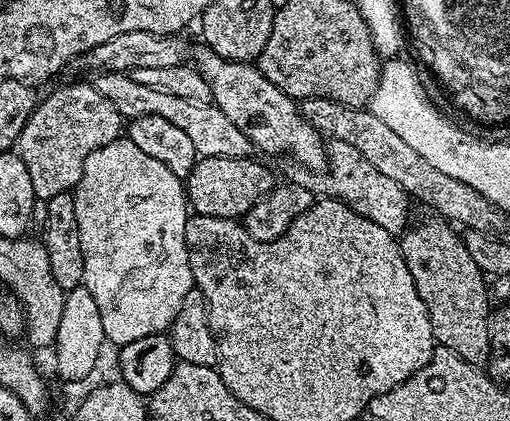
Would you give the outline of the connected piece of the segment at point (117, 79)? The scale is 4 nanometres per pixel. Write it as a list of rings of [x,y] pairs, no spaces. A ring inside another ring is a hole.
[[[104,72],[97,80],[95,87],[103,92],[110,102],[120,112],[121,117],[145,116],[146,114],[158,114],[158,118],[166,118],[166,122],[174,122],[178,130],[186,133],[186,138],[194,142],[194,150],[197,157],[201,156],[242,156],[251,157],[254,145],[222,110],[212,104],[195,104],[186,98],[178,98],[174,94],[166,94],[162,90],[154,90],[154,86],[142,86],[142,82],[134,82],[131,75],[122,72]]]

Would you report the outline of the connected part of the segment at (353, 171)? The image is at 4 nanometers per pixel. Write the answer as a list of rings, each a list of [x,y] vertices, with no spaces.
[[[329,139],[326,144],[326,173],[320,180],[329,197],[344,201],[362,218],[382,226],[382,230],[400,234],[409,227],[408,203],[410,197],[394,178],[386,178],[374,162],[370,162],[350,142]]]

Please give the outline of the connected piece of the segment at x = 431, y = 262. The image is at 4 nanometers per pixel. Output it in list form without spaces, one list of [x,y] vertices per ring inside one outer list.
[[[435,219],[424,220],[417,228],[409,227],[399,237],[400,253],[414,278],[414,286],[418,286],[422,302],[426,302],[435,343],[454,350],[471,364],[487,365],[492,343],[488,333],[490,307],[488,288],[484,285],[486,274],[470,258],[463,235],[456,233],[457,229],[448,220]]]

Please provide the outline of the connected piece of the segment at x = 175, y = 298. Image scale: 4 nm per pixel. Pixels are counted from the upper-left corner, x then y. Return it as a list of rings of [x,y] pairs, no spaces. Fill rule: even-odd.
[[[121,138],[106,146],[98,146],[98,150],[94,150],[86,158],[86,162],[82,166],[82,178],[76,183],[74,195],[76,197],[74,218],[78,218],[78,242],[82,242],[82,258],[84,259],[83,285],[88,287],[90,294],[94,296],[95,305],[98,306],[98,311],[102,316],[105,340],[122,345],[126,342],[134,342],[137,338],[167,333],[182,306],[182,298],[186,298],[186,294],[190,294],[190,290],[194,287],[186,250],[186,222],[190,215],[190,205],[185,181],[176,176],[174,170],[162,166],[162,162],[158,162],[158,158],[150,158],[150,154],[144,153],[139,146],[134,146],[134,142]]]

